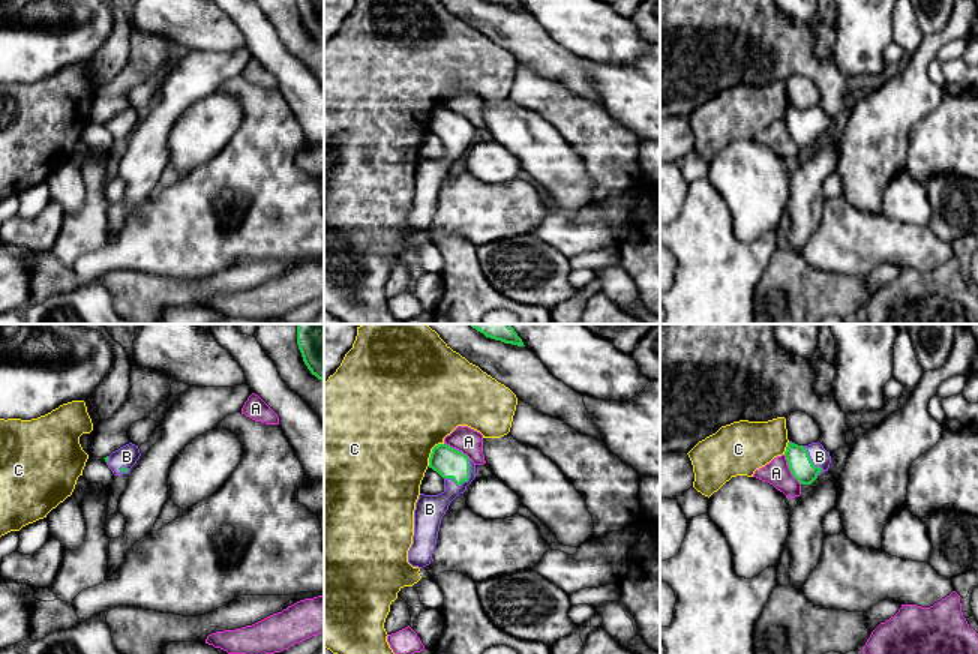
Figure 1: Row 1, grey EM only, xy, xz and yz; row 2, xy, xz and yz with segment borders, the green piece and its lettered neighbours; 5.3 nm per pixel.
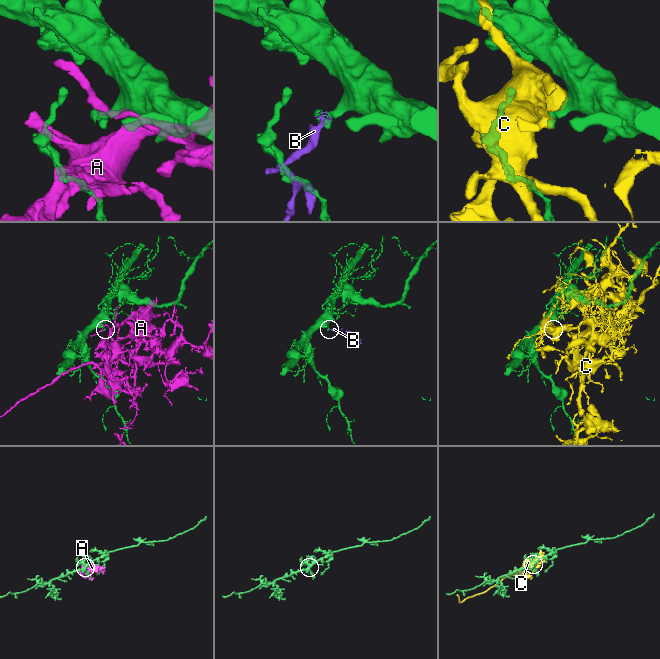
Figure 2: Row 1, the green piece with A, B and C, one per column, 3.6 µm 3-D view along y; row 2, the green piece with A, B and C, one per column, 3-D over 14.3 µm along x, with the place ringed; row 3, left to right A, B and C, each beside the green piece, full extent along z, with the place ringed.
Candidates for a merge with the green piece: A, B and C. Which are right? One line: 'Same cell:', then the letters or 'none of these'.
Same cell: B

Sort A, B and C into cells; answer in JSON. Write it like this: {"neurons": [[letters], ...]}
{"neurons": [["A"], ["B"], ["C"]]}

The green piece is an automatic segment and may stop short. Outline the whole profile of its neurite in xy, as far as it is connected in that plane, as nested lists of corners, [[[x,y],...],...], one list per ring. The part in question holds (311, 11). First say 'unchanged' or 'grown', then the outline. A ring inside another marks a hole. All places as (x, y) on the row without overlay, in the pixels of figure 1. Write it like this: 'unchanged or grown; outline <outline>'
unchanged; outline [[[297,0],[297,9],[310,38],[324,45],[324,0]]]

